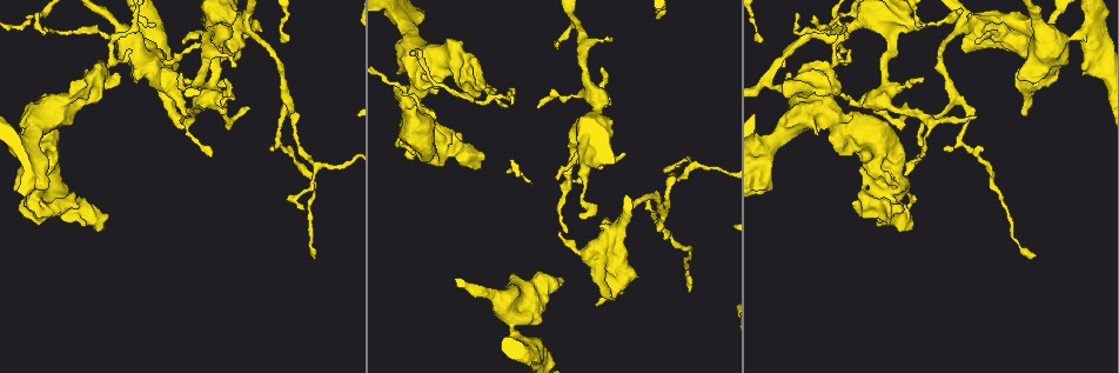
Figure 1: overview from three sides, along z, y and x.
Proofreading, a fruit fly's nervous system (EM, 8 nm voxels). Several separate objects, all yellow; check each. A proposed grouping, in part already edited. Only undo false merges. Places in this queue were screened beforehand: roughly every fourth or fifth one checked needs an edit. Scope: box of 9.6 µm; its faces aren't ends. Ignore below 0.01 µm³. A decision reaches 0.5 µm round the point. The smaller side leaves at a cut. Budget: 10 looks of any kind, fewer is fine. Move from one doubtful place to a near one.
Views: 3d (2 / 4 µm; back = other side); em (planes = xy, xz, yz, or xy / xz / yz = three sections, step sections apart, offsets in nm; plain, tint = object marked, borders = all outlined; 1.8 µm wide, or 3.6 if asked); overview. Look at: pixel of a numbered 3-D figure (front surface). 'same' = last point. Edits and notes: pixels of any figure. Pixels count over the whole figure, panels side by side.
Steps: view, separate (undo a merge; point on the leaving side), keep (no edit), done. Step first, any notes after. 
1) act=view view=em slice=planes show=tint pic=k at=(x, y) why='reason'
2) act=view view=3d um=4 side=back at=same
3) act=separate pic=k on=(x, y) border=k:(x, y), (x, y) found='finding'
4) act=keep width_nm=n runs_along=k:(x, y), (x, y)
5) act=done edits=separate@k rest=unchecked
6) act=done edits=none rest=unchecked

act=view view=em slice=planes show=tint pic=1 at=(74, 207) why='sharp bend'

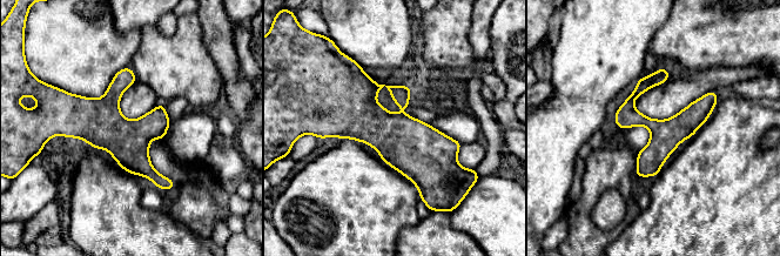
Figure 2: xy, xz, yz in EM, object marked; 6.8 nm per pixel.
act=keep runs_along=2:(61, 120), (98, 121), (170, 183) found='one neuron here'

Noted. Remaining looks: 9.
act=view view=em slice=planes show=tint pic=1 at=(826, 68) why='calibre changes'

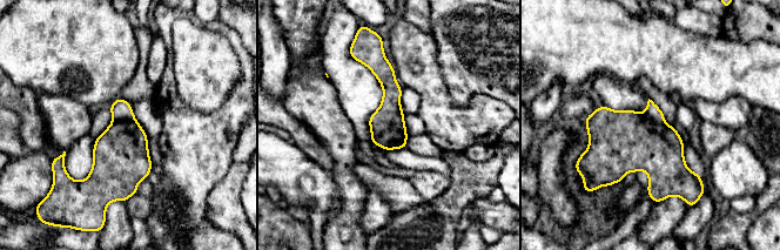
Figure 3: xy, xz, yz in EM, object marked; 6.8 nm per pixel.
act=separate pic=3 on=(121, 110) border=3:(113, 119), (134, 120) found='two neurons meet here'

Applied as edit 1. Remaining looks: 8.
act=view view=overview

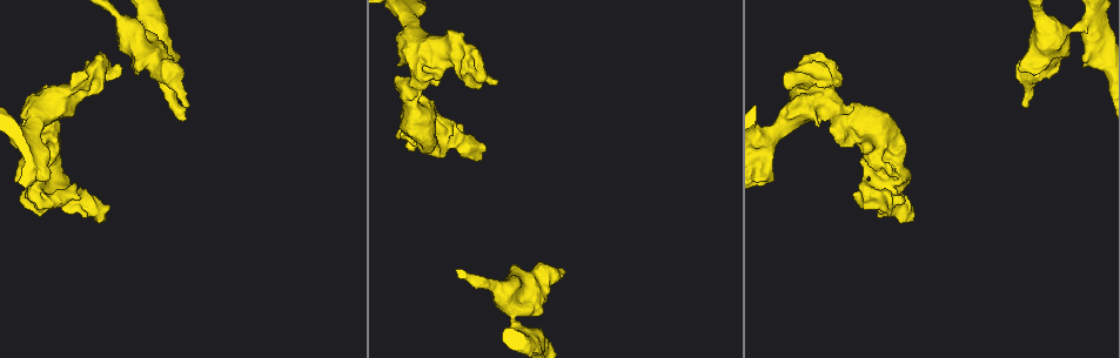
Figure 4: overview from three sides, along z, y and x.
act=view view=3d um=4 pic=4 at=(416, 65) why='thick turns thin'

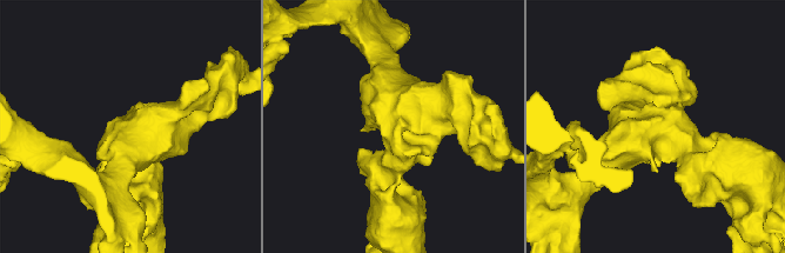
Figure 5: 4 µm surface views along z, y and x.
act=view view=em um=3.6 slice=yz step=4 show=tint pic=5 at=(397, 132)

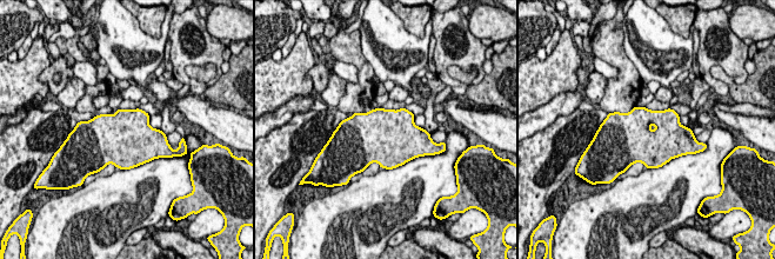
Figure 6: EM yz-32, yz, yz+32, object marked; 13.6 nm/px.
act=view view=em um=3.6 slice=planes show=tint at=same

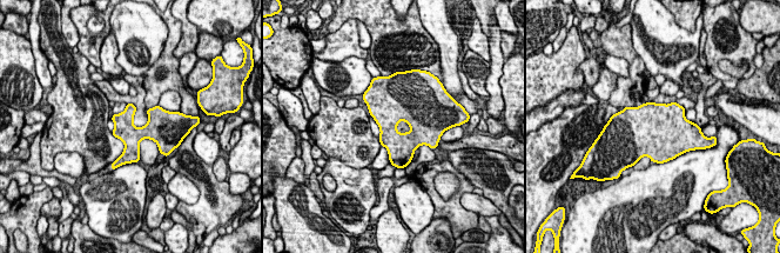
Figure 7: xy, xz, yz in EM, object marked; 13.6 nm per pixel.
act=keep found='all the same neuron'

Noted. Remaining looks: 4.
act=done edits=separate@3 rest=unchecked

